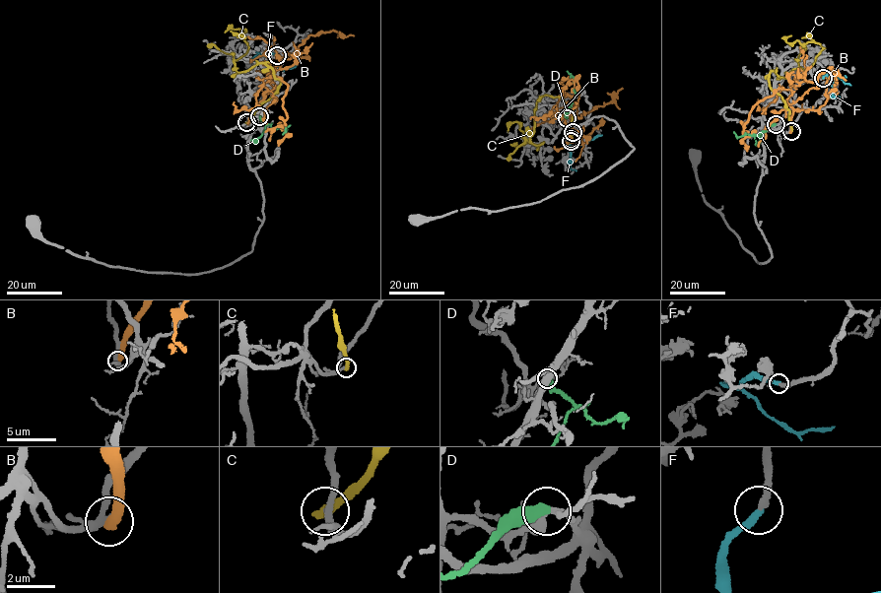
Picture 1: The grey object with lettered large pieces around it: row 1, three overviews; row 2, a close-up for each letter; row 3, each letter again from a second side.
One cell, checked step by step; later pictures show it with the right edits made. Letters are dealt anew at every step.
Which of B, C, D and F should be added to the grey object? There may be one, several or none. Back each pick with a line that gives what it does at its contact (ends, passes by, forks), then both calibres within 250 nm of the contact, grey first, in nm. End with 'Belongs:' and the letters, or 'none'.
F: It ends there. Thickness 280 nm (grey) against 320 nm
Belongs: F

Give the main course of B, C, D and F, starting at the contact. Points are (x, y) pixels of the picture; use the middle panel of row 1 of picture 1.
B: (571, 139), (570, 126), (564, 117), (561, 120), (562, 112), (580, 117), (608, 103), (622, 88)
C: (570, 140), (571, 111), (546, 95), (537, 100), (530, 137), (543, 142), (537, 149), (516, 121), (508, 132)
D: (567, 118), (575, 98), (574, 79), (568, 71)
F: (573, 132), (569, 141), (572, 147), (601, 135)

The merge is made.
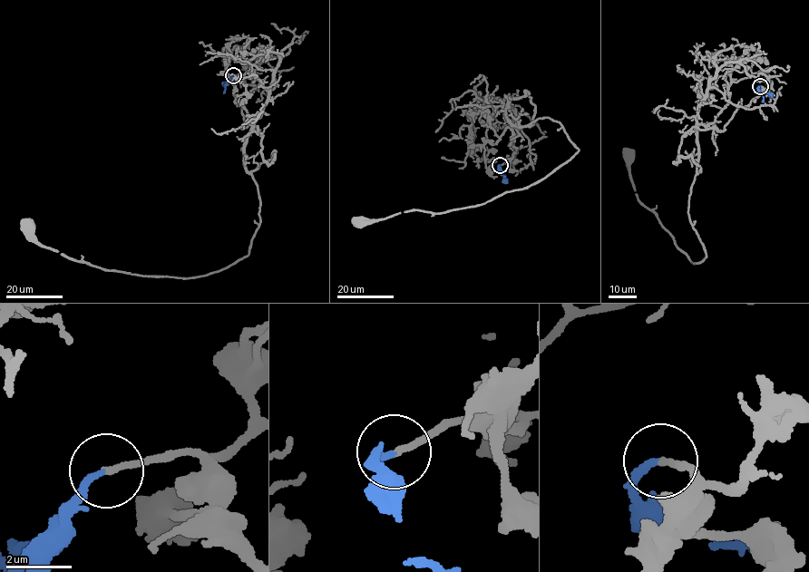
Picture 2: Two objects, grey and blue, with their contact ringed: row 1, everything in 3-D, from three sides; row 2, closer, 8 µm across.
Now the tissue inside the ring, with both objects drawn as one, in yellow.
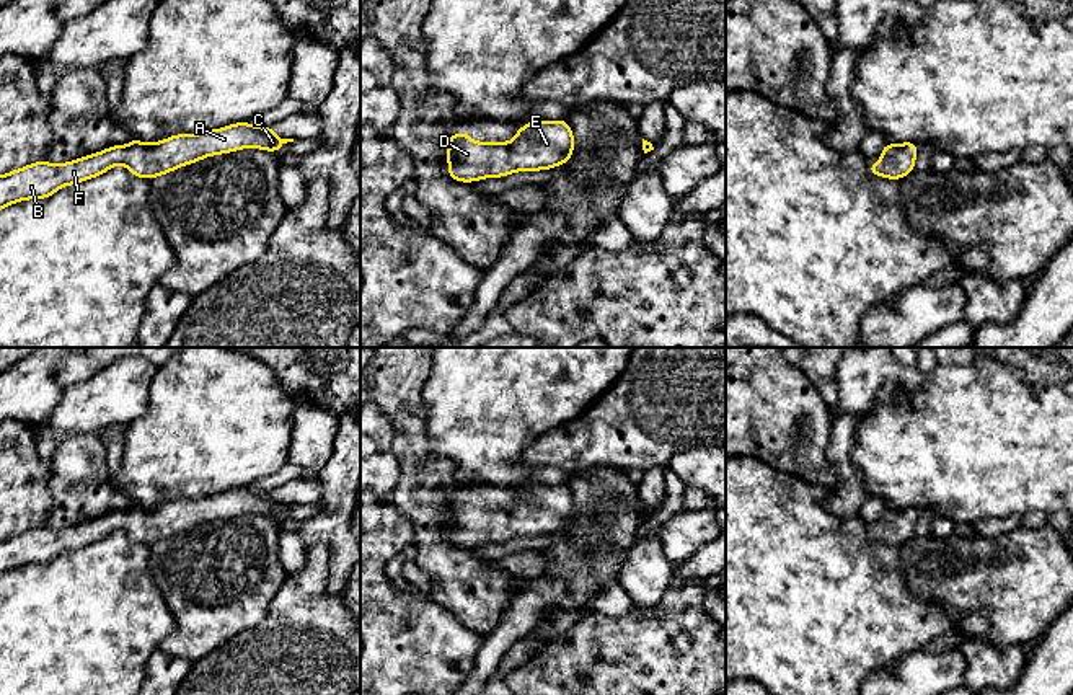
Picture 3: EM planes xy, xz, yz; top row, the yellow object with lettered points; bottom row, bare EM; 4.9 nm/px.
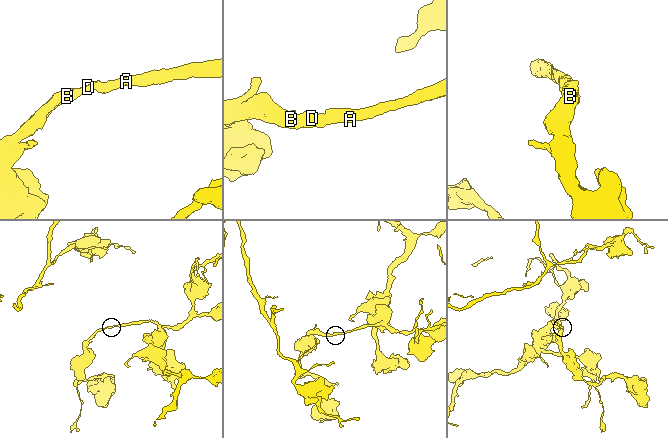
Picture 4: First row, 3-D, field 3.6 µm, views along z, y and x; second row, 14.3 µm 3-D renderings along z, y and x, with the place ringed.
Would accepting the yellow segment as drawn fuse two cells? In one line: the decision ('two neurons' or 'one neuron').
one neuron

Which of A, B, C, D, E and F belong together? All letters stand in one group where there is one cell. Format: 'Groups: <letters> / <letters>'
Groups: A B C D E F

